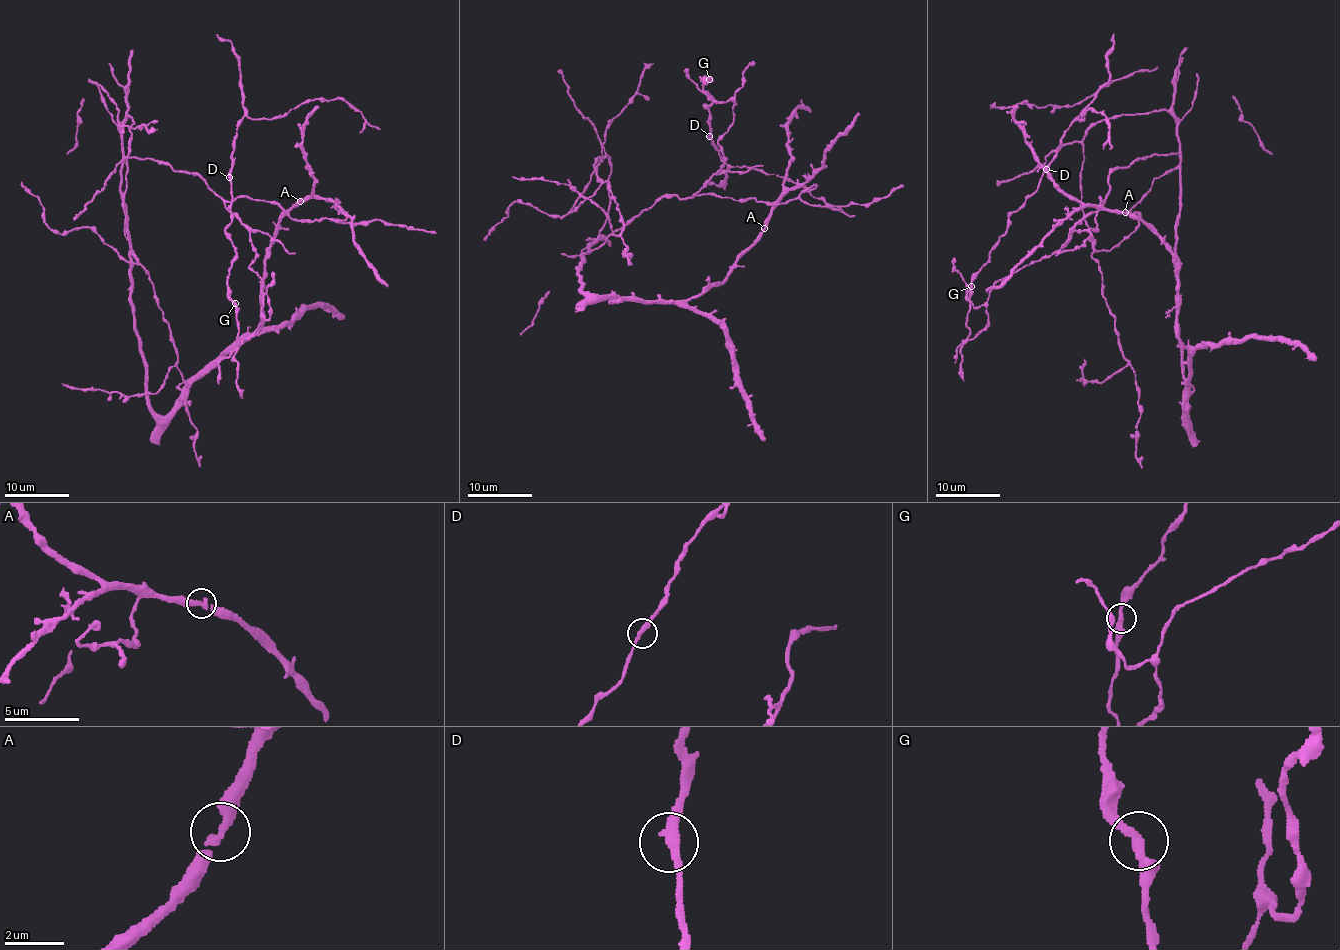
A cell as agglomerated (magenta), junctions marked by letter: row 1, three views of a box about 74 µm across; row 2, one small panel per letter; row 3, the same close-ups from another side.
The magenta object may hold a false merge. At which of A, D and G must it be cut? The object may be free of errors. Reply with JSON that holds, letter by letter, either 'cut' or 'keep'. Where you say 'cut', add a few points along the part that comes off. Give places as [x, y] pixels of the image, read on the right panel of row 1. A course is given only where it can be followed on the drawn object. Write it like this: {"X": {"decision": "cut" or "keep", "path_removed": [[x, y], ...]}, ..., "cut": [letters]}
{"A": {"decision": "keep"}, "D": {"decision": "keep"}, "G": {"decision": "keep"}, "cut": []}

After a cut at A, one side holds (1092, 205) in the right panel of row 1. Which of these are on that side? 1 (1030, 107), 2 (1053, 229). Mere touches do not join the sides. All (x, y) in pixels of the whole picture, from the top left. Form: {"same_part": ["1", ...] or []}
{"same_part": ["2"]}

